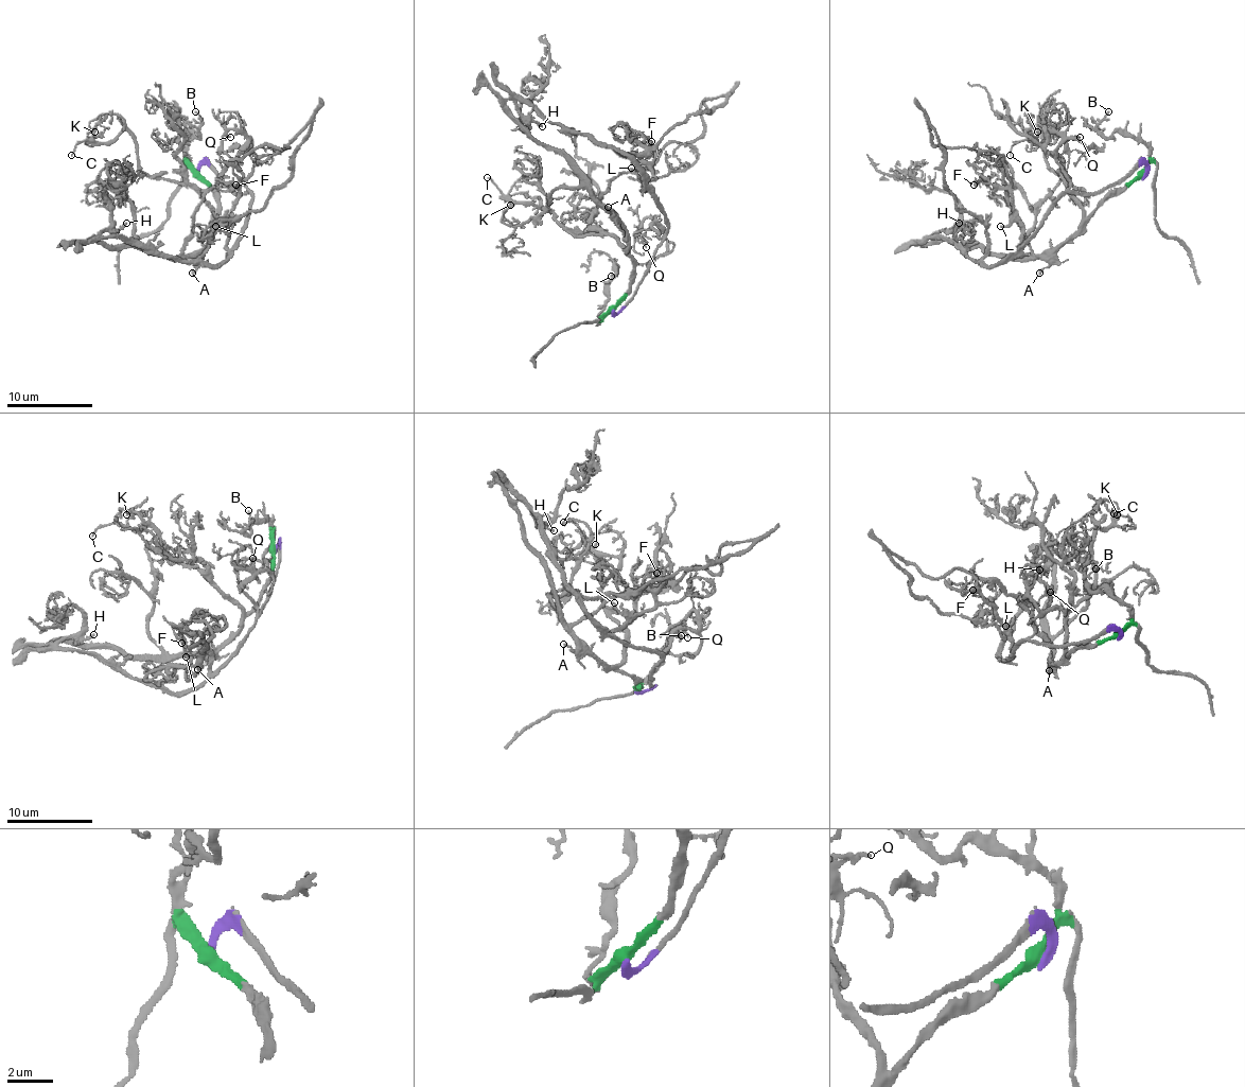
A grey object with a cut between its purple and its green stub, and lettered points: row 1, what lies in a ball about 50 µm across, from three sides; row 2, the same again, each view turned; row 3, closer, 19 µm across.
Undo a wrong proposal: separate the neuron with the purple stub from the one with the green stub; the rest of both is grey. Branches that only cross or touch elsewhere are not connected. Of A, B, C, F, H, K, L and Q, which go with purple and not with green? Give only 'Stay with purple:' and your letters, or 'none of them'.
Stay with purple: F, H, L, Q

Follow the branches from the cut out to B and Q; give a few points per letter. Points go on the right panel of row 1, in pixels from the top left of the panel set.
B: (1141, 175), (1147, 148), (1118, 132), (1105, 136), (1099, 129), (1101, 119), (1109, 110)
Q: (1143, 175), (1145, 167), (1141, 164), (1097, 192), (1075, 192), (1059, 164), (1069, 140), (1080, 136)

